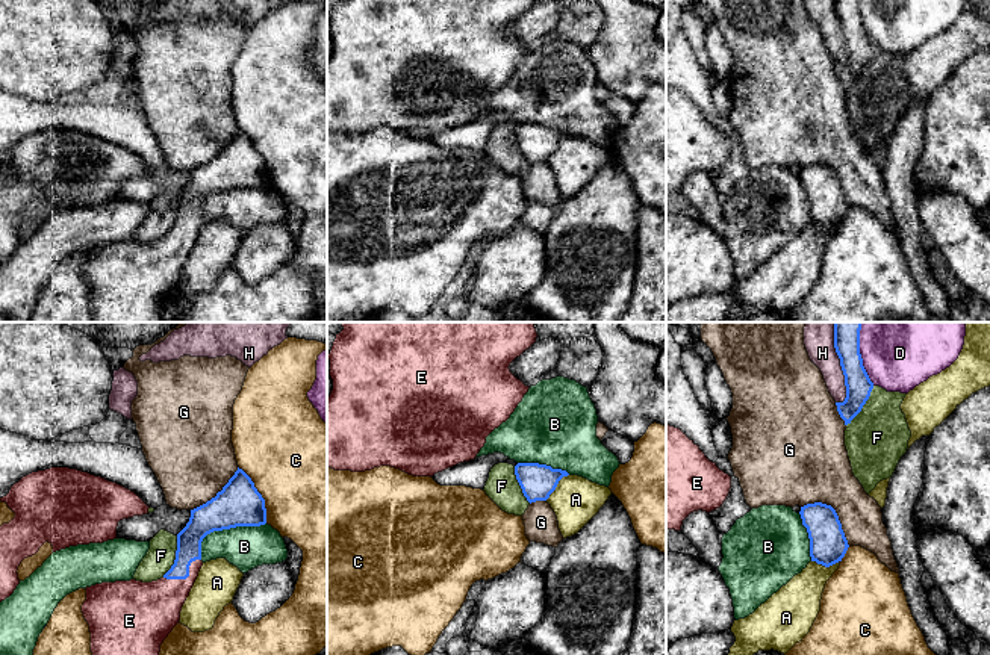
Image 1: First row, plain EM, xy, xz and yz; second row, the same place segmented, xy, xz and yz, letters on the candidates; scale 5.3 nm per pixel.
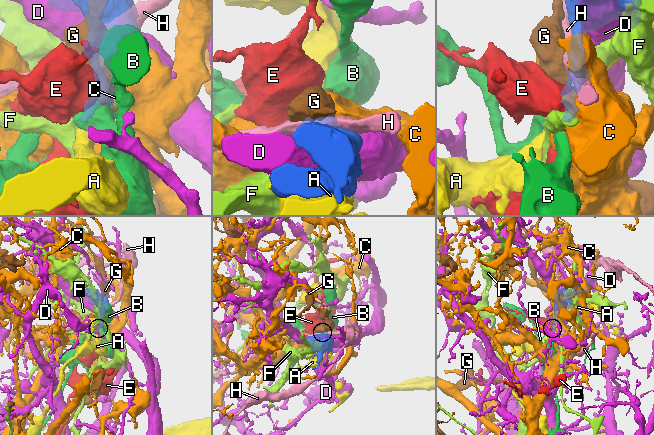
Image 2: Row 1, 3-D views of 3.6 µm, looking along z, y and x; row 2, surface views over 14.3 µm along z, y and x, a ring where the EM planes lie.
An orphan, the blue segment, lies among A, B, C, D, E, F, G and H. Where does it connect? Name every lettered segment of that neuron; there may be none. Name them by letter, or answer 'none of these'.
E

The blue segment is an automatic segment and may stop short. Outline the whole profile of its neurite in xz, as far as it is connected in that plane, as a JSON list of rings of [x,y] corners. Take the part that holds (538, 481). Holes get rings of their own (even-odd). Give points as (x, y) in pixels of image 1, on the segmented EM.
[[[518,463],[515,466],[516,480],[527,501],[546,501],[556,490],[559,481],[569,473],[539,463]]]

